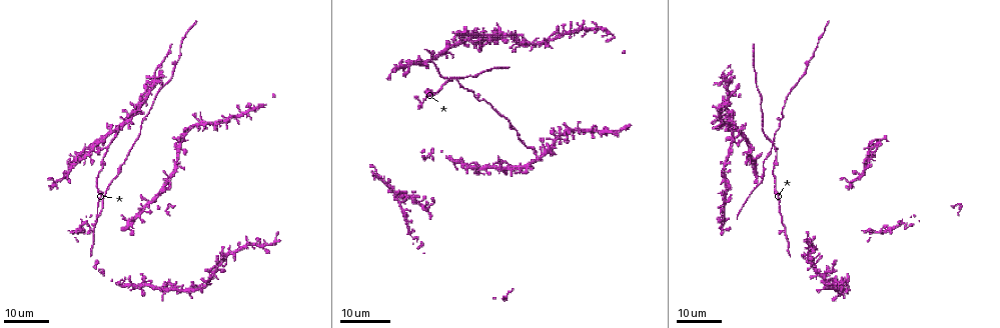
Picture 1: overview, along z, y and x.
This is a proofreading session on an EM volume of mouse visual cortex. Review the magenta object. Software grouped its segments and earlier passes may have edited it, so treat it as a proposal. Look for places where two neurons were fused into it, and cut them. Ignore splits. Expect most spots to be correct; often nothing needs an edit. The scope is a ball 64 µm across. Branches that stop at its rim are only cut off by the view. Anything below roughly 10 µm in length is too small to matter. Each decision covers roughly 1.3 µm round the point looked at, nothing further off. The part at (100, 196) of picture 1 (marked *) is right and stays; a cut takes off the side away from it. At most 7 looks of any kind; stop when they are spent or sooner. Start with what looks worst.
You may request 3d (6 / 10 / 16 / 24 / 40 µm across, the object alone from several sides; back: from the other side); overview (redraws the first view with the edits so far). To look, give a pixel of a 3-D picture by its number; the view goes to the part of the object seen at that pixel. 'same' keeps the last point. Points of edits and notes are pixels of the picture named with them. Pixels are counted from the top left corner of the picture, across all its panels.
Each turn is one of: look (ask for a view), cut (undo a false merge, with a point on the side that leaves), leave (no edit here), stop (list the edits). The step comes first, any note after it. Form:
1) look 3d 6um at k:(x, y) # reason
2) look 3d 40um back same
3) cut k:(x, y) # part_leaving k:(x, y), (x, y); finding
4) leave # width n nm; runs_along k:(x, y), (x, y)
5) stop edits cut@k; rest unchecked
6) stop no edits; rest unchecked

look 3d 24um at 1:(773, 169)

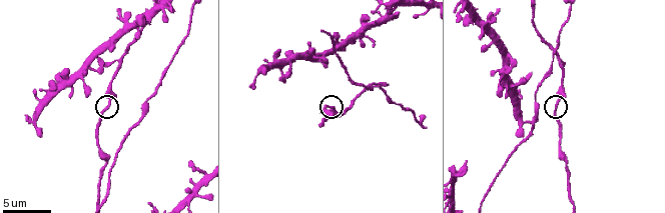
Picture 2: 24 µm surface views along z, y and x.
look 3d 6um at 2:(329, 105)

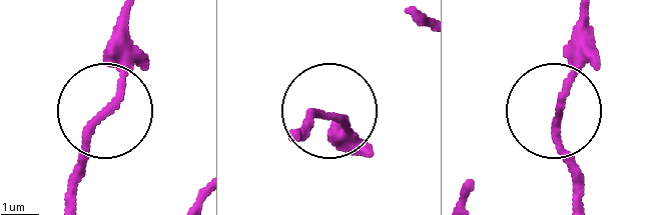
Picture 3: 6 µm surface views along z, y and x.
look 3d 6um back at 3:(562, 108)

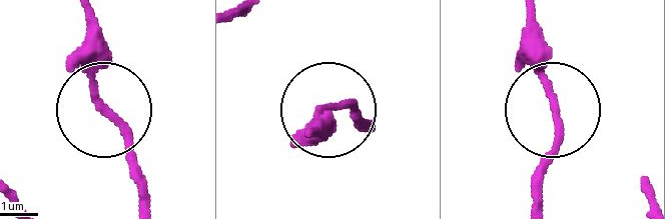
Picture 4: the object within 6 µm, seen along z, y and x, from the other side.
leave # width 180 nm; runs_along 4:(137, 203), (131, 145), (99, 98), (99, 24); all the same neuron

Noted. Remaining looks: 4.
look 3d 16um at 1:(228, 256) # a narrow waist

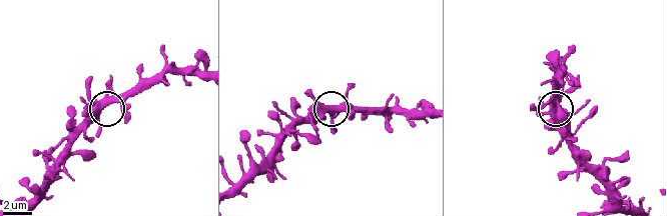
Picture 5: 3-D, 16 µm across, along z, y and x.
look 3d 10um at 5:(103, 107) # closer look

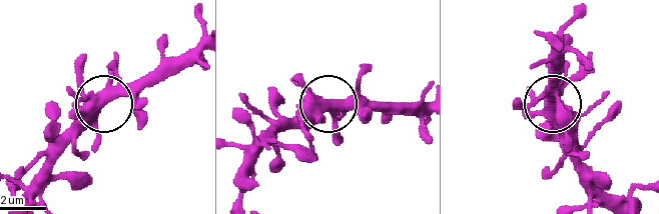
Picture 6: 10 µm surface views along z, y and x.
leave # runs_along 6:(18, 199), (99, 107), (127, 94), (148, 75); continuous, no second neuron

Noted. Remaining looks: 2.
look 3d 10um at 2:(531, 127)

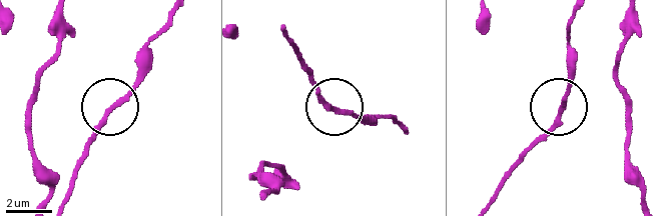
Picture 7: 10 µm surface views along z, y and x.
leave # one neuron here

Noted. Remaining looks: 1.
stop no edits; rest unchecked

